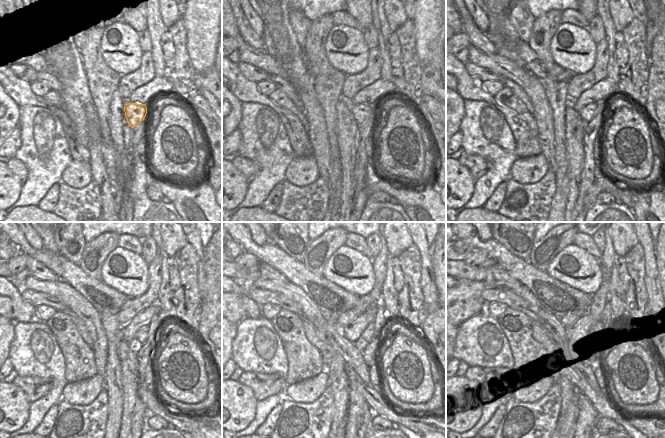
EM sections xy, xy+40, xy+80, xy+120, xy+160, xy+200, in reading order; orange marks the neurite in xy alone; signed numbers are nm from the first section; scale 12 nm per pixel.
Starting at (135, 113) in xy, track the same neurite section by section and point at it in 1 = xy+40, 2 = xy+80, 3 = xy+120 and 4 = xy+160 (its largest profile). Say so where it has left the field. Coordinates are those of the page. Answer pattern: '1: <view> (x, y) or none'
1: xy+40 (361, 112)
2: xy+80 (587, 113)
3: xy+120 (142, 334)
4: xy+160 (367, 335)

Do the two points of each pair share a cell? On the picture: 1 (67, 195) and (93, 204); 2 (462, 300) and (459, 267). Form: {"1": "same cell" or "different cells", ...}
{"1": "same cell", "2": "different cells"}

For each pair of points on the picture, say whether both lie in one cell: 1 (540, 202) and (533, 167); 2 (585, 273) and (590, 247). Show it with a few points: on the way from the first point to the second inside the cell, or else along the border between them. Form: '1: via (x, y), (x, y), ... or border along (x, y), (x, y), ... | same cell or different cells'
1: border along (549, 169), (533, 183), (518, 183), (513, 180) | different cells
2: border along (573, 243), (598, 259) | different cells

